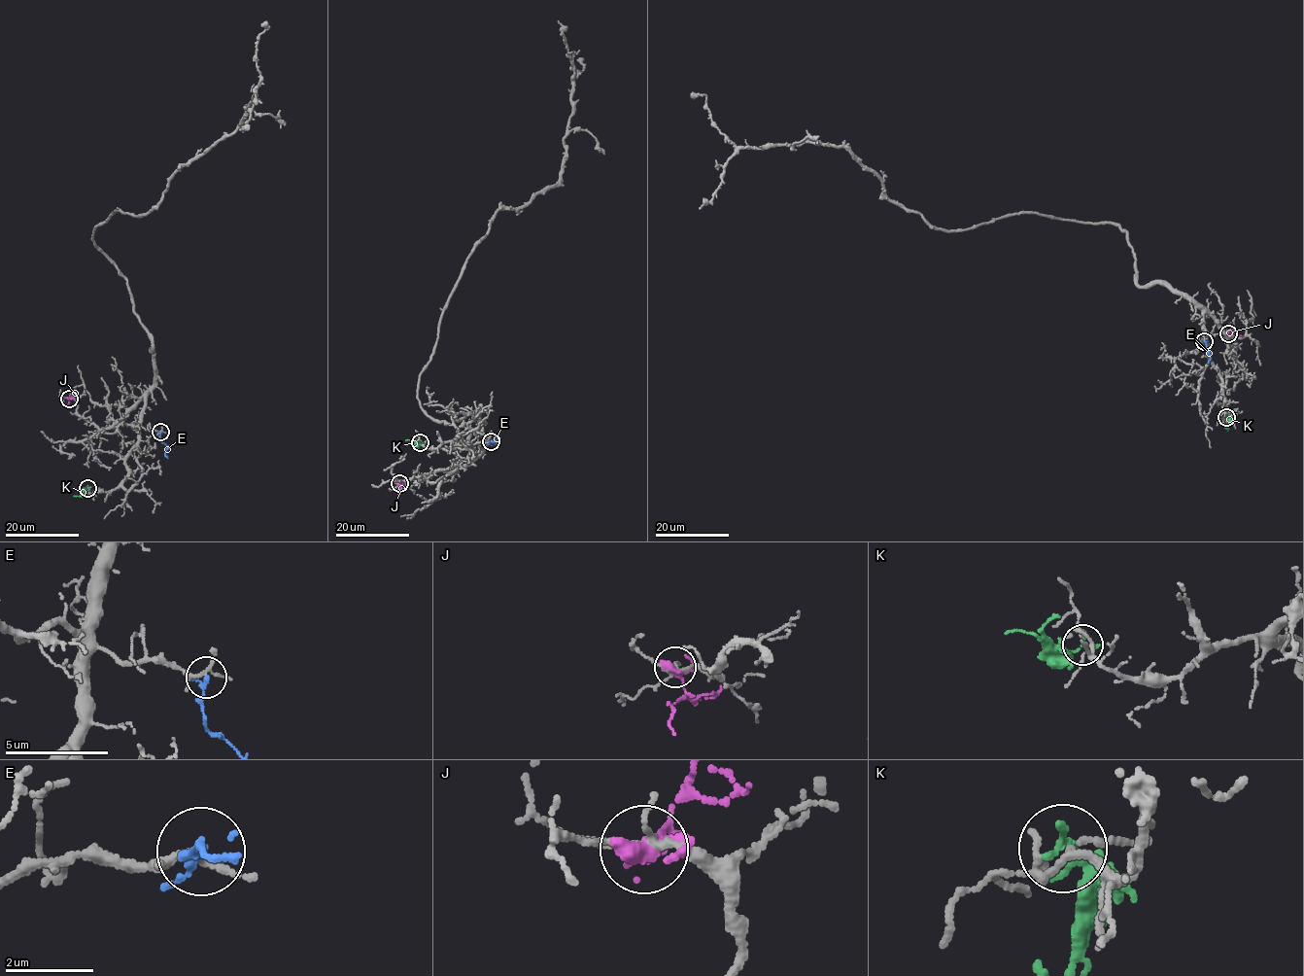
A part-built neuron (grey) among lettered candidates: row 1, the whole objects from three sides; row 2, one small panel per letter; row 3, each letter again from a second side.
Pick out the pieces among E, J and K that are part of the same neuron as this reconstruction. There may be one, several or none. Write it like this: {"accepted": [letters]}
{"accepted": ["E"]}

